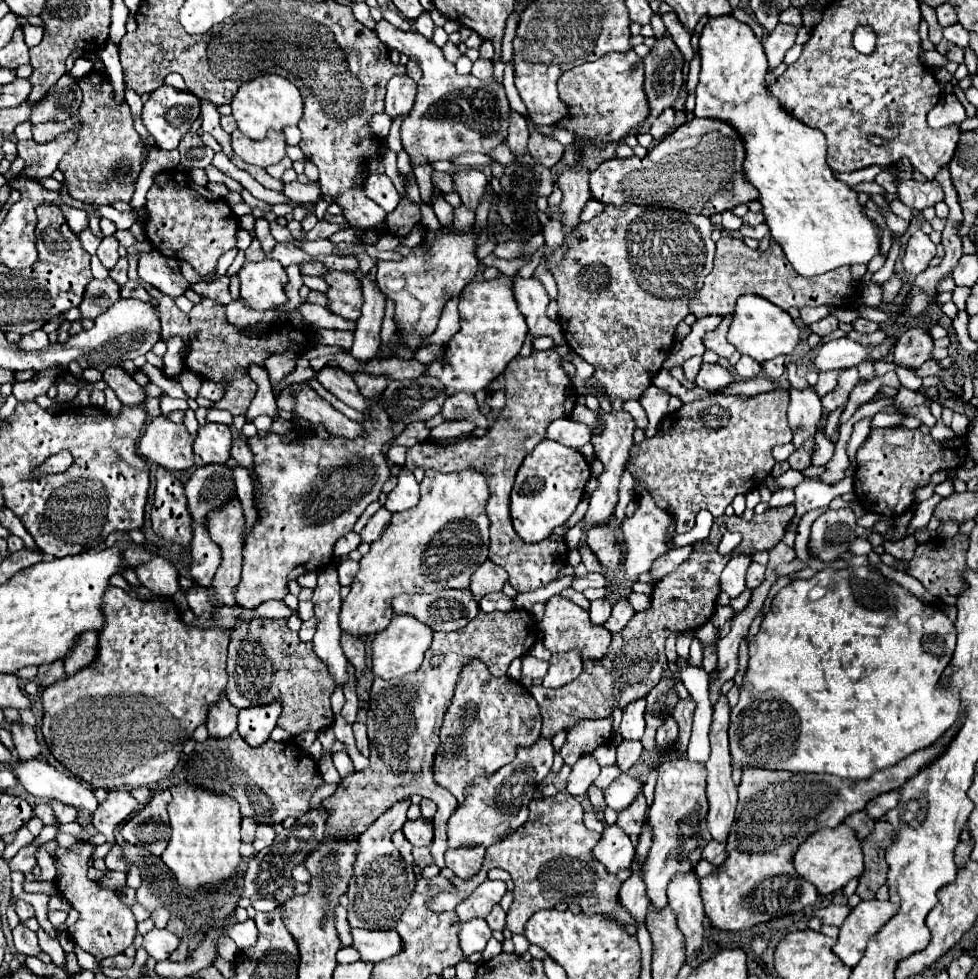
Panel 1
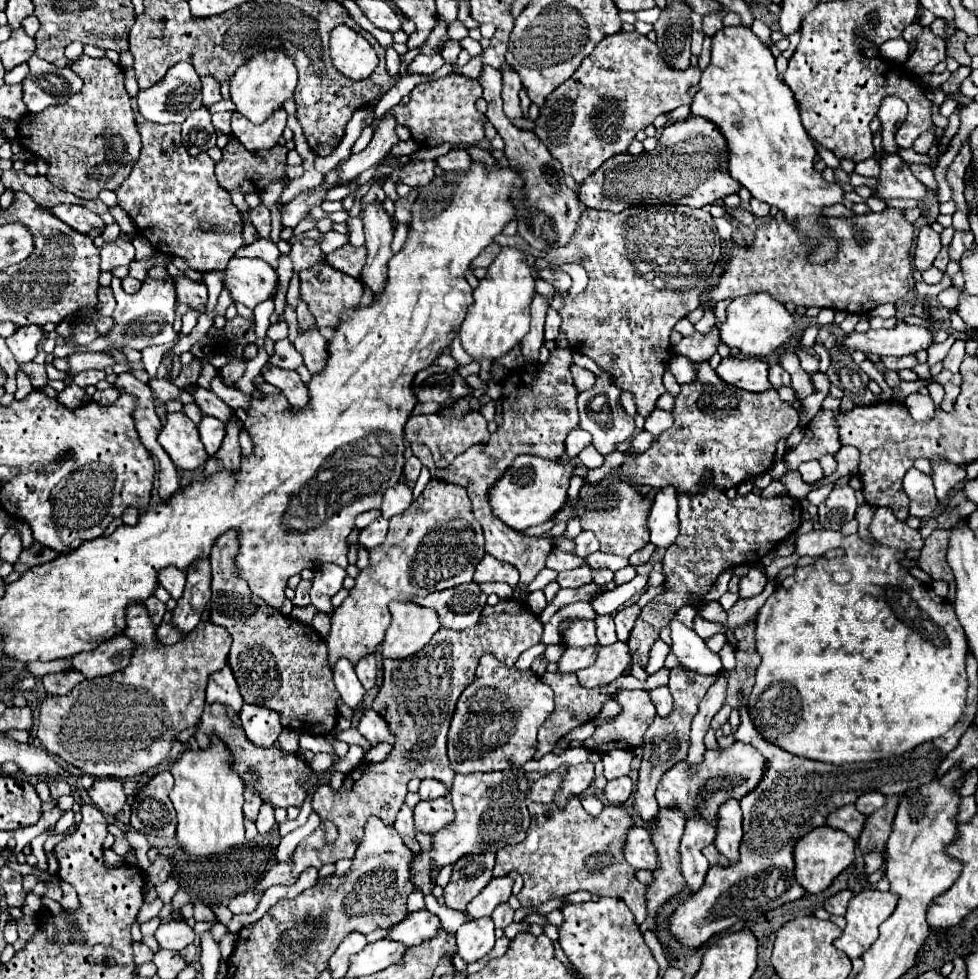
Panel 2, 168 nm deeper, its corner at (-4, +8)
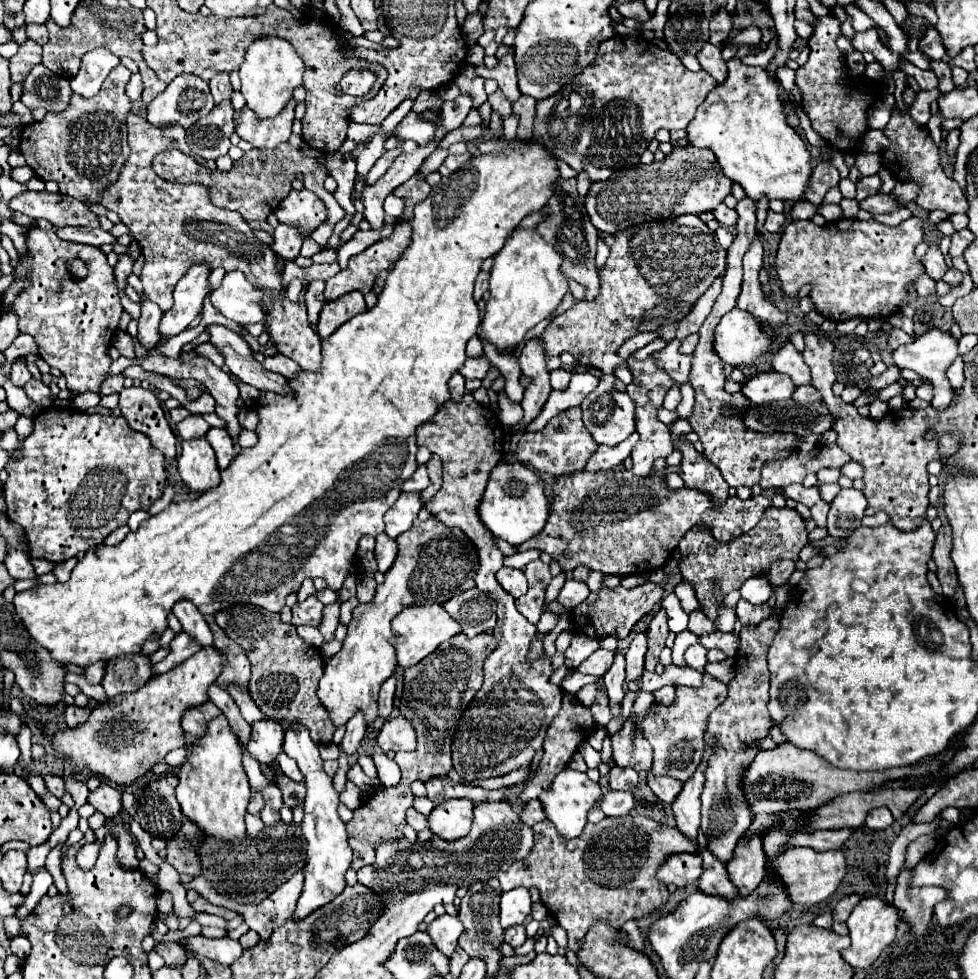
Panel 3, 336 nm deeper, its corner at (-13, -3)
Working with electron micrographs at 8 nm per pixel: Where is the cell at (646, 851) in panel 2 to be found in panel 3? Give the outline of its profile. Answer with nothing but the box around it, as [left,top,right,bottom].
[658,852,702,888]

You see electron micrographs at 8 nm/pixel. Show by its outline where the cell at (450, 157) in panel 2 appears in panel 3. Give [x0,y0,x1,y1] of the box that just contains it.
[440,152,470,176]

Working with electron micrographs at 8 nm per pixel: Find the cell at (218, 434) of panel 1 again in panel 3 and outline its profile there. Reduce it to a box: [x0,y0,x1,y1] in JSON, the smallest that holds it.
[206,428,236,470]

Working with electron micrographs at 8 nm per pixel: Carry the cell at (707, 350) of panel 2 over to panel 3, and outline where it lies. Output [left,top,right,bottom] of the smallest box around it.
[654,340,692,384]

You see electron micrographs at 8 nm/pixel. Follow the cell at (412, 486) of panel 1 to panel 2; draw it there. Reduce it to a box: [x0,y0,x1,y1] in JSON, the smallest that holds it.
[381,483,411,519]

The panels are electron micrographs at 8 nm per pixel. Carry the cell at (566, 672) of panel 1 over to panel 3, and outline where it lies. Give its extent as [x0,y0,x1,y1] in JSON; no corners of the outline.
[576,650,614,676]

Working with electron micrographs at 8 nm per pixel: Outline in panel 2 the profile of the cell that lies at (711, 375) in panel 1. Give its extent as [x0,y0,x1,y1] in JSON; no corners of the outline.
[717,357,771,393]

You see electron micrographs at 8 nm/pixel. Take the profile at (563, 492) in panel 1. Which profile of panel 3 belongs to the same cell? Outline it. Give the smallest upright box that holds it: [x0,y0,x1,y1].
[478,462,550,546]

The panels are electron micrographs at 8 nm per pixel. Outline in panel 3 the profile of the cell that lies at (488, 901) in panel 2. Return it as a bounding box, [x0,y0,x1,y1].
[500,888,530,928]

